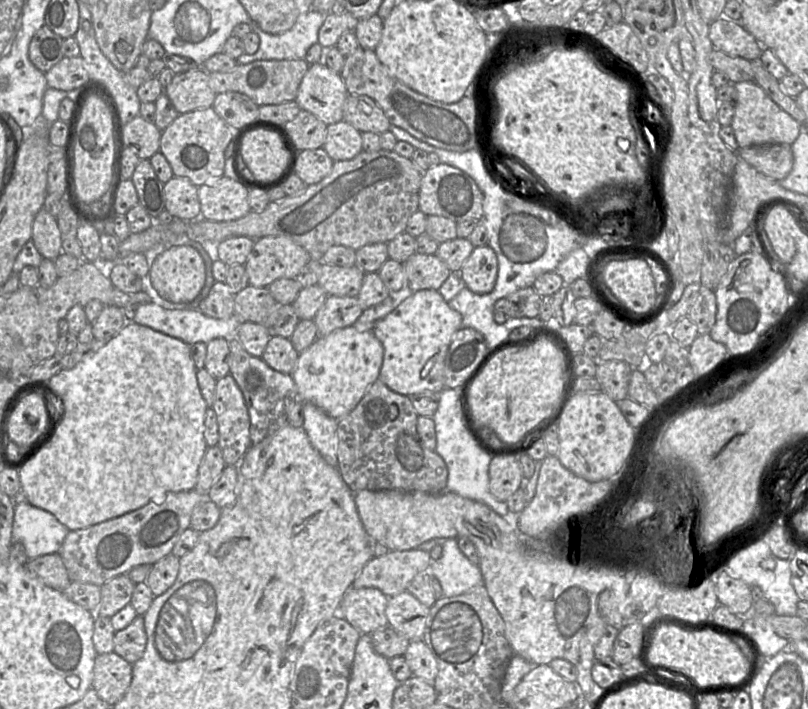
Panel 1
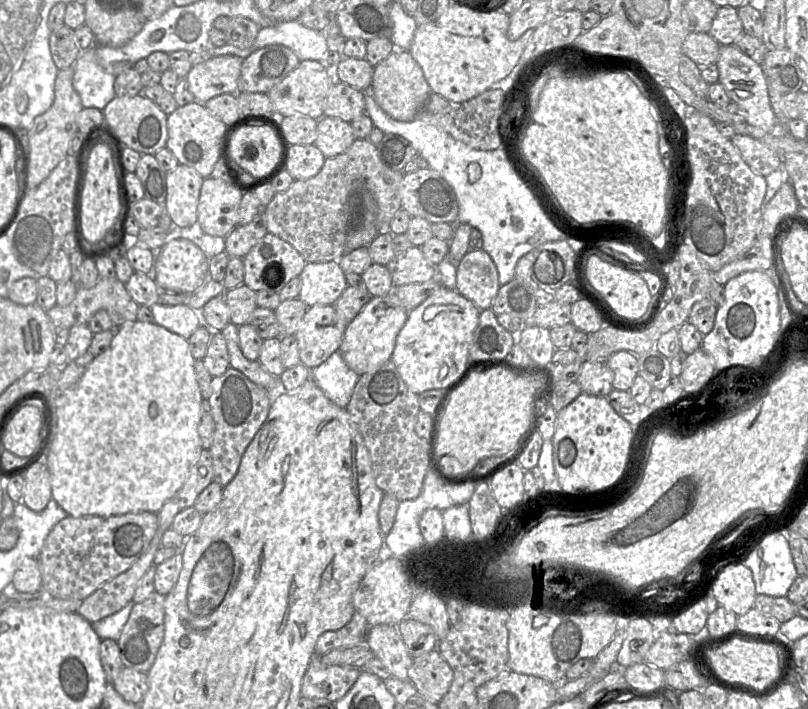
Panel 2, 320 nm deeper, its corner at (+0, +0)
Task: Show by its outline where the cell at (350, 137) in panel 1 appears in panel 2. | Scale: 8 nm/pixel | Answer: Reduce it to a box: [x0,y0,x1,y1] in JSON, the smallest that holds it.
[315,116,356,158]

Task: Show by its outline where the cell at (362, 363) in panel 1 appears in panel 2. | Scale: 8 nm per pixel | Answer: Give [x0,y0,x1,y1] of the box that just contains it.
[339,293,409,376]

